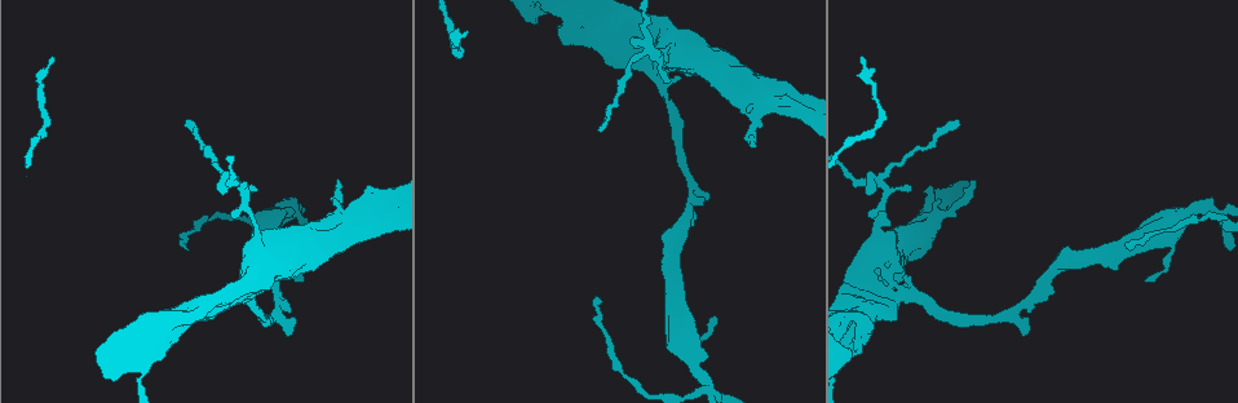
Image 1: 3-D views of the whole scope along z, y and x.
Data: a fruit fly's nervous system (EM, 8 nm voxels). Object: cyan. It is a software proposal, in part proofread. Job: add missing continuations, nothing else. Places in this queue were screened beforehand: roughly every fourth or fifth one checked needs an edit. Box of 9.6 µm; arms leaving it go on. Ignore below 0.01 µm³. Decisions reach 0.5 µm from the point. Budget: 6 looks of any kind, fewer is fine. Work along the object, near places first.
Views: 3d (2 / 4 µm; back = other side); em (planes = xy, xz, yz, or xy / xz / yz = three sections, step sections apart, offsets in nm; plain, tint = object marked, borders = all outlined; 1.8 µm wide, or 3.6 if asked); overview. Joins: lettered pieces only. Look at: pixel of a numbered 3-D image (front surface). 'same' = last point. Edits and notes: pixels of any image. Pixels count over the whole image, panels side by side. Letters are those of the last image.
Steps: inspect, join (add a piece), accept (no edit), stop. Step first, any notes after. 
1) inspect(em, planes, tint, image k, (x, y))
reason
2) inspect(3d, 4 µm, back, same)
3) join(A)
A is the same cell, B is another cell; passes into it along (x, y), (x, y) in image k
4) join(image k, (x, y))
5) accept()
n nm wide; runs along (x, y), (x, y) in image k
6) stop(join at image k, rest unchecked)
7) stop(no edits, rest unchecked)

inspect(3d, 2 µm, image 1, (373, 190))
thick end

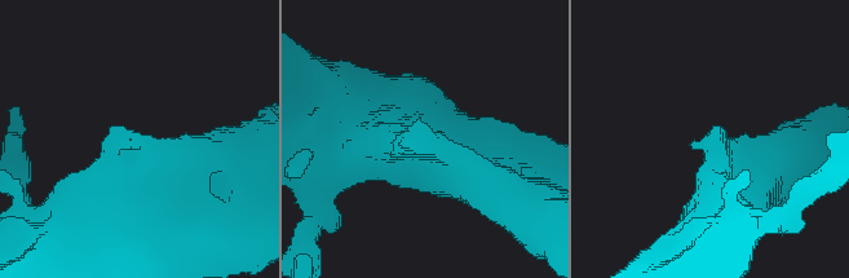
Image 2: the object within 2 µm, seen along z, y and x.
inspect(em, planes, tint, image 2, (418, 122))
need the tissue

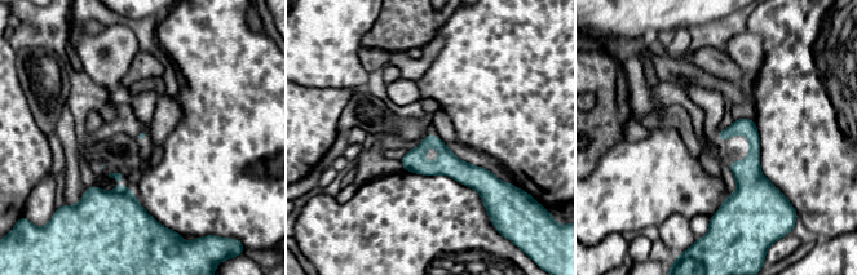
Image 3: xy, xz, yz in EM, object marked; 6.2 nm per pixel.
inspect(em, planes, borders, same)
see the neighbours

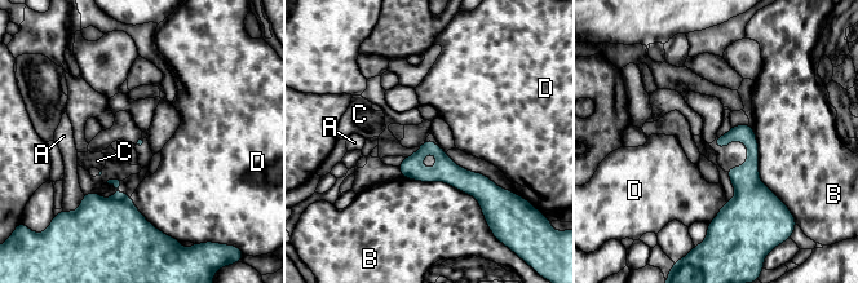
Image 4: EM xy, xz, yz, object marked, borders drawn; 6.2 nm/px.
accept()
B touches over 550 nm; A, B, C and D are other cells; runs along (746, 128), (752, 146), (747, 198), (725, 221) in image 4; no lettered piece goes on from it

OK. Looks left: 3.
inspect(3d, 2 µm, back, image 1, (909, 280))
branch stops here

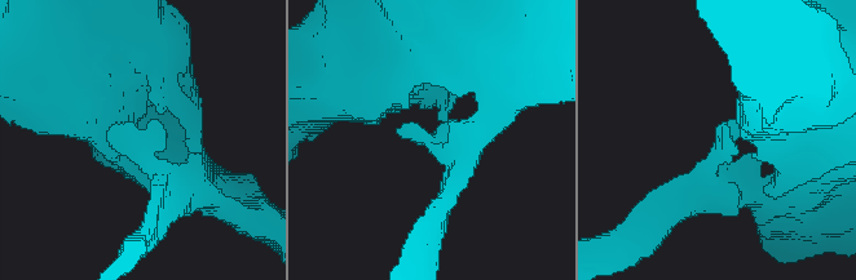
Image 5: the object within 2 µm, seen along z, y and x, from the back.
inspect(em, planes, borders, image 5, (727, 130))

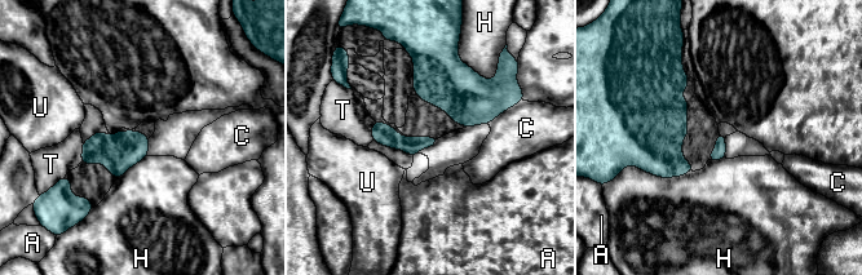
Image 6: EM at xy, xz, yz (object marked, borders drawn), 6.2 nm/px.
accept()
A, C, H, T and U are other cells; runs along (375, 129), (399, 142), (433, 140) in image 6; none of them fits

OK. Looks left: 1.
stop(no edits, rest unchecked)

